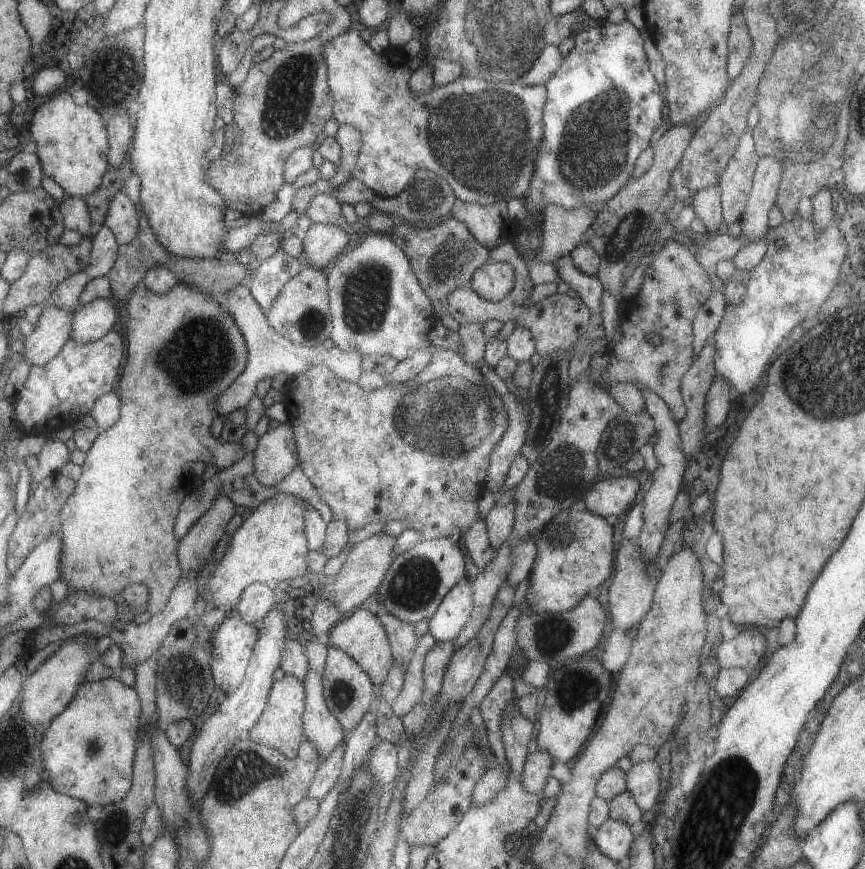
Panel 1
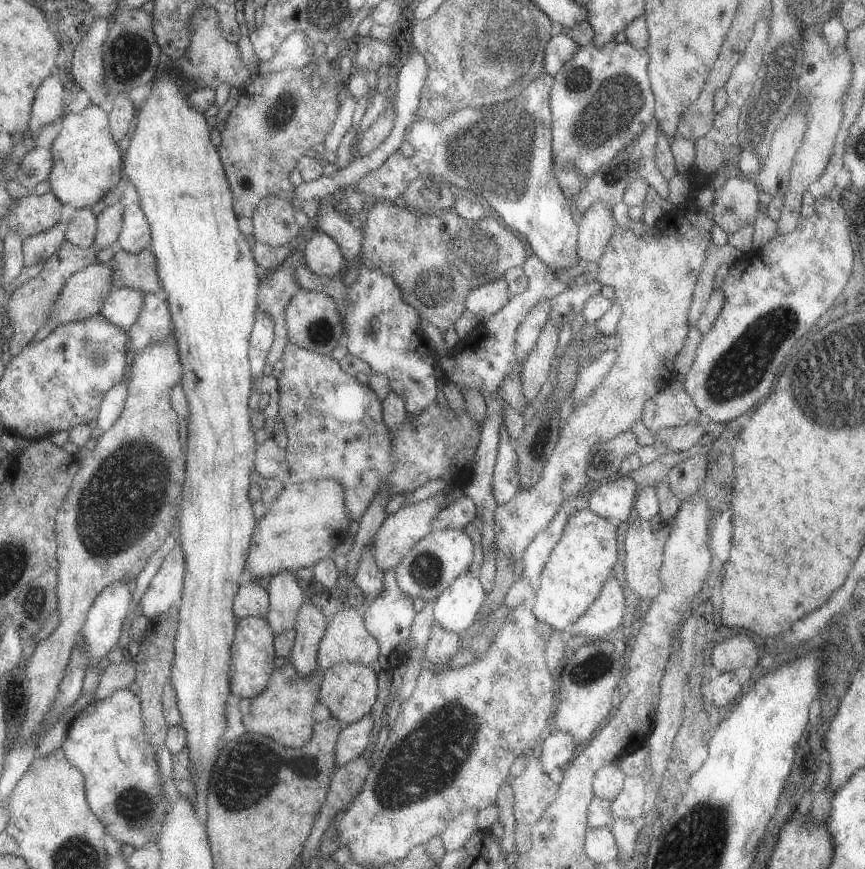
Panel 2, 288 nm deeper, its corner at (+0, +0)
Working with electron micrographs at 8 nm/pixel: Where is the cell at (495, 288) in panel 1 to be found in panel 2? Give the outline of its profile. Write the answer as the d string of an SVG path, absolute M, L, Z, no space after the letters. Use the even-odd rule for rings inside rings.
M501 276L497 280L491 280L475 290L471 290L465 300L465 312L467 312L467 316L473 316L473 318L491 318L507 302L509 302L507 282Z

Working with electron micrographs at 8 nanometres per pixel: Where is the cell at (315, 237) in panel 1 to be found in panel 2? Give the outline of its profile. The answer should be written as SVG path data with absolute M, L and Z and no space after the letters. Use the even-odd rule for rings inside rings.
M319 230L313 232L309 240L303 244L303 248L305 250L301 254L301 262L313 274L333 278L333 276L339 276L347 268L337 242L329 234L323 234Z

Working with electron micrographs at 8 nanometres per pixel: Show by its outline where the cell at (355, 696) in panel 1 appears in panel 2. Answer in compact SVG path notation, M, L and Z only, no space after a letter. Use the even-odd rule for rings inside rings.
M339 662L325 670L319 686L319 704L327 706L331 712L331 718L337 718L341 726L351 726L357 720L365 718L373 704L377 702L379 694L379 684L377 684L377 674L371 670L371 666L361 666L361 664L349 664L349 662Z

